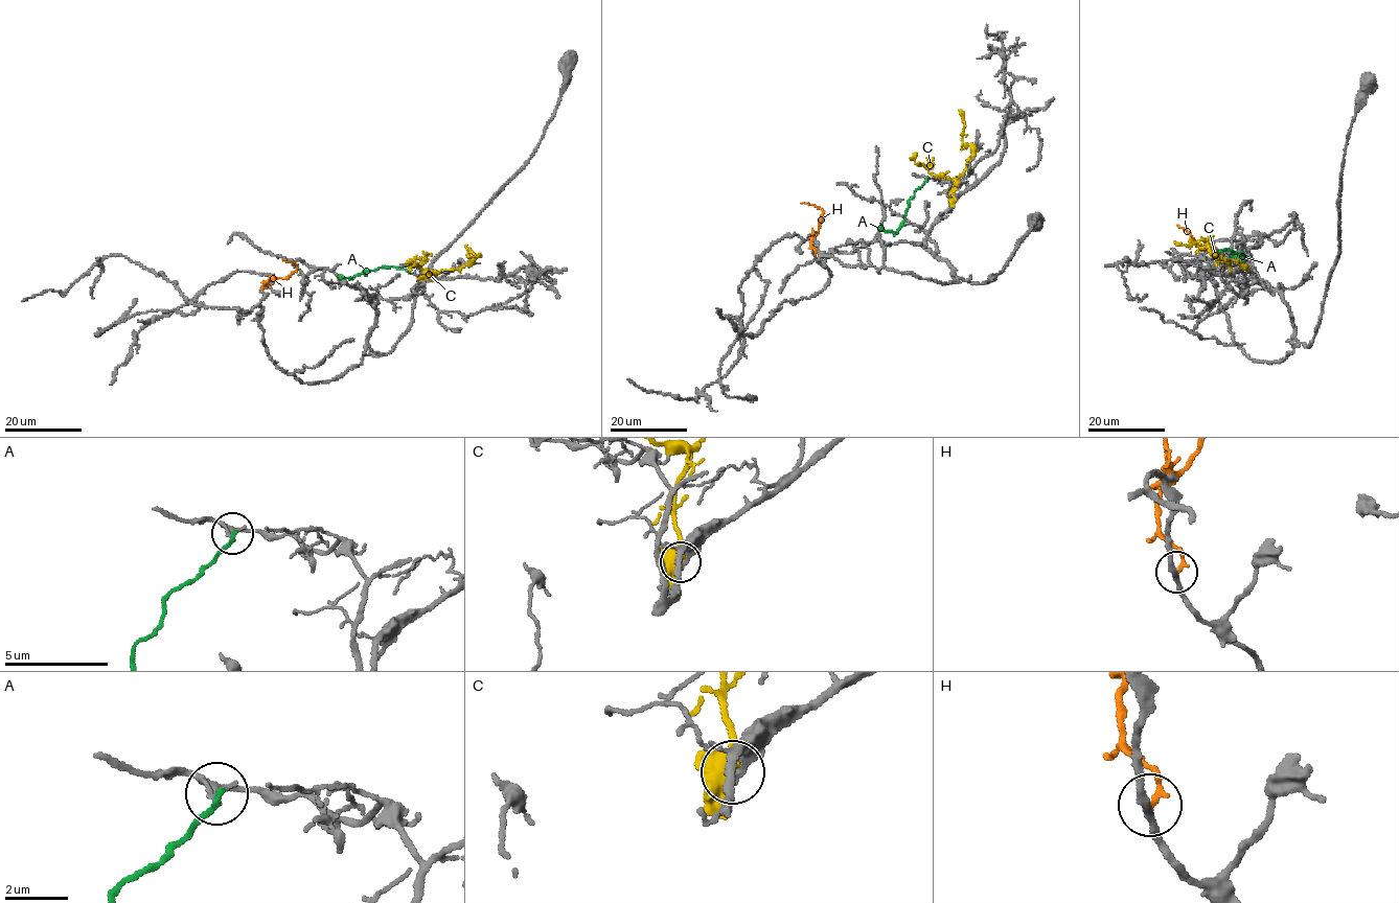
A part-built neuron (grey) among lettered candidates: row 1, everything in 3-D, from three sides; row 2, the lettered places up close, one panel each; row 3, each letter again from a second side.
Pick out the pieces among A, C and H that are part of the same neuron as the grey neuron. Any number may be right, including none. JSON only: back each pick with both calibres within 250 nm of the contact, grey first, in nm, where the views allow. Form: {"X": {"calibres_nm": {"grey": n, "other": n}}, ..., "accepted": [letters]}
{"accepted": []}

